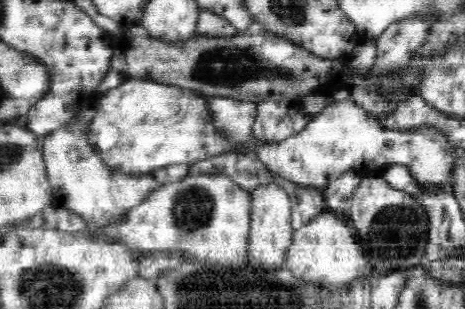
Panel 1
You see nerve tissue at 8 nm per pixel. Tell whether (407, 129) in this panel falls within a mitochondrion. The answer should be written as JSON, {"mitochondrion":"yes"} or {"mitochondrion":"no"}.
{"mitochondrion":"no"}

